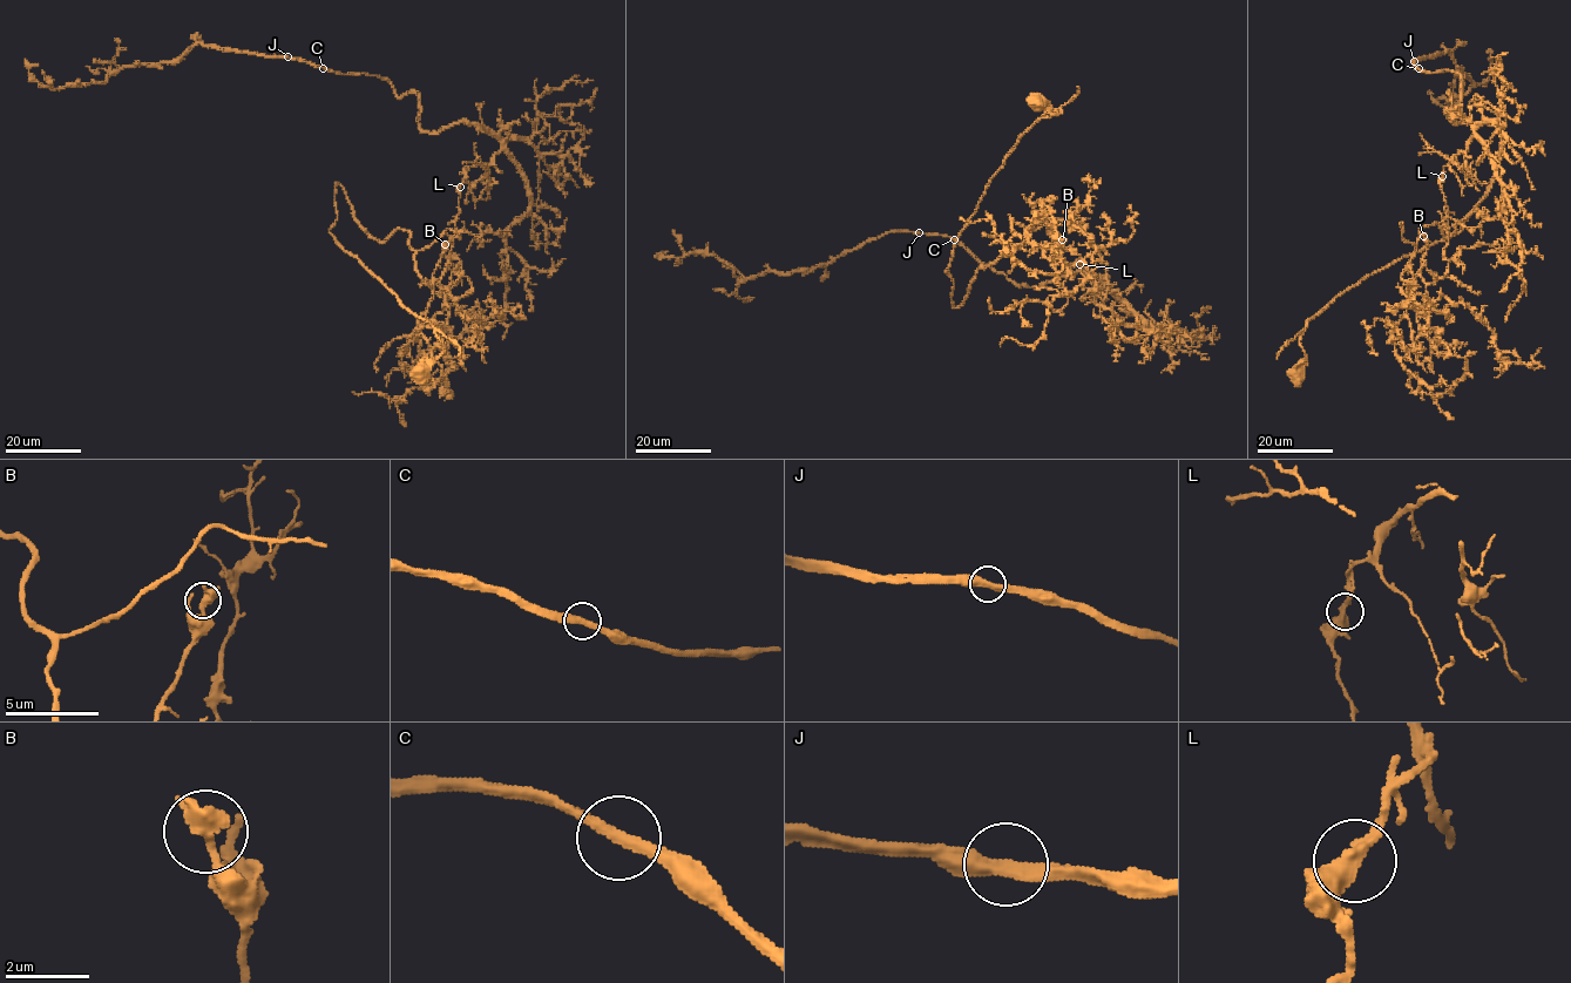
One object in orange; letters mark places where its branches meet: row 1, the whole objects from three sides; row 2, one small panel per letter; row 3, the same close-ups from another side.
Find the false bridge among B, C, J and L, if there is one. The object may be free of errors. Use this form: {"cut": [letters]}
{"cut": ["L"]}

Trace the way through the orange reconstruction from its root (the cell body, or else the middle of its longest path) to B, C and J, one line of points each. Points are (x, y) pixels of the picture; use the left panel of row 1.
B: (419, 370), (444, 345), (330, 232), (336, 187), (376, 239), (410, 234), (431, 287), (445, 244)
C: (419, 370), (444, 345), (330, 232), (336, 187), (442, 291), (465, 170), (502, 144), (324, 68)
J: (419, 370), (444, 345), (330, 232), (336, 187), (442, 291), (465, 170), (502, 144), (288, 58)

